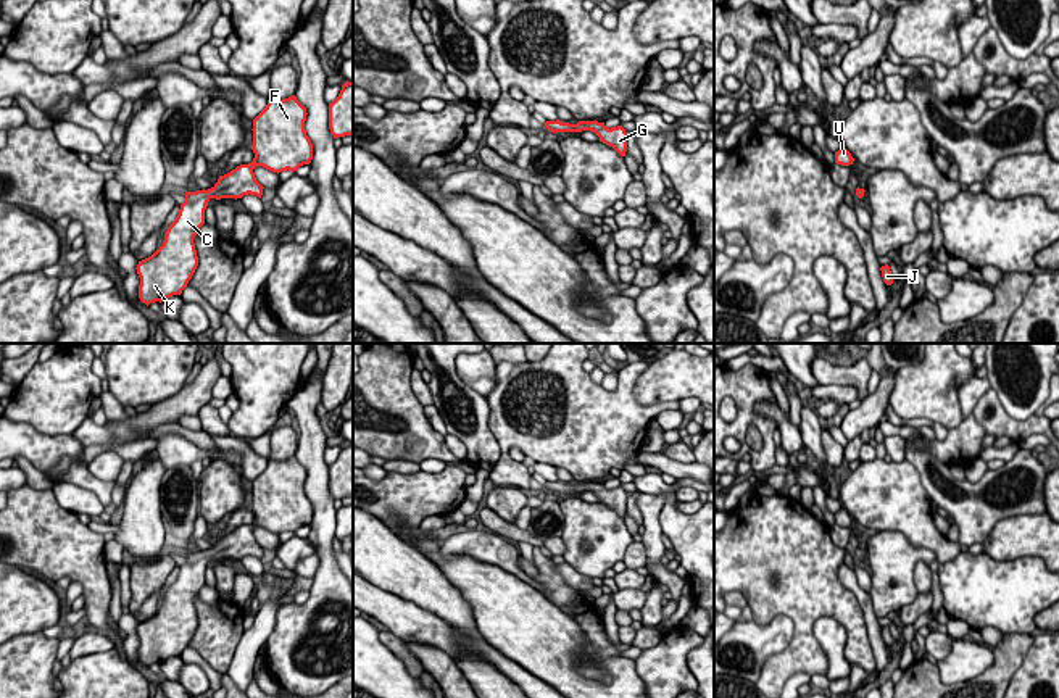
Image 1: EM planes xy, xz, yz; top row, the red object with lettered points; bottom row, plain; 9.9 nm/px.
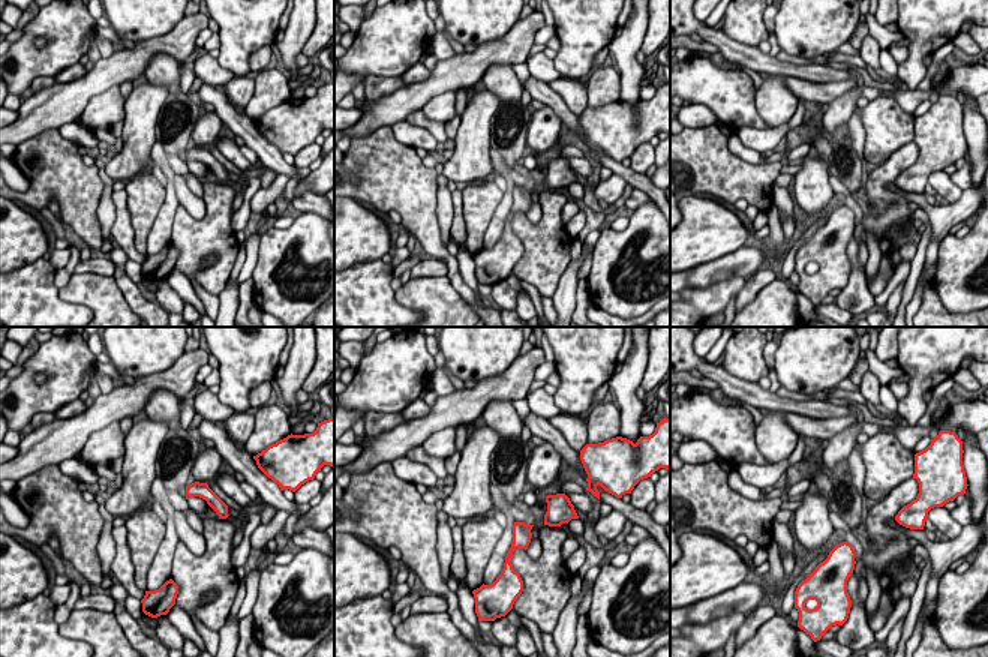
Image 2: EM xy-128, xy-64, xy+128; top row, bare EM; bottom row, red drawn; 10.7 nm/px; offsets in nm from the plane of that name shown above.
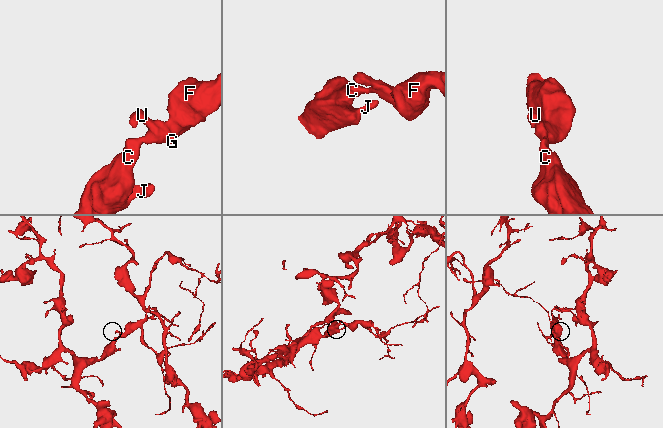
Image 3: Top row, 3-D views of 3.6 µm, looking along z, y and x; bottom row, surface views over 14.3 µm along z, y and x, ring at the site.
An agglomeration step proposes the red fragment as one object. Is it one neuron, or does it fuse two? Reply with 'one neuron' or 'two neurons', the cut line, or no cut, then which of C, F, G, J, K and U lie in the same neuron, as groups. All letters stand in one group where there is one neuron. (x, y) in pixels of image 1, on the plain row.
one neuron; no cut; C F G J K U

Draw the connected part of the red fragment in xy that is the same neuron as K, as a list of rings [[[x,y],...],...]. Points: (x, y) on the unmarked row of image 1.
[[[295,456],[268,461],[266,469],[253,480],[253,522],[219,537],[208,551],[185,553],[185,563],[168,588],[163,606],[135,629],[142,664],[161,664],[187,648],[198,627],[193,598],[205,585],[205,571],[211,559],[237,561],[248,555],[261,559],[264,548],[255,538],[256,527],[279,535],[311,524],[313,505],[305,492],[306,476]]]

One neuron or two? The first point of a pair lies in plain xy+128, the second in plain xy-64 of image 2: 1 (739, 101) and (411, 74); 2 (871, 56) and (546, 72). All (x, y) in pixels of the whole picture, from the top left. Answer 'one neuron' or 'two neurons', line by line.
1: two neurons
2: one neuron

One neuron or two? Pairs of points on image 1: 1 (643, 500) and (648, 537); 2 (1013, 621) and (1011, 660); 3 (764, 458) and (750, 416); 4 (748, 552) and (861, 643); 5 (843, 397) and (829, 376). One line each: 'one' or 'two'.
1: one
2: two
3: one
4: one
5: two

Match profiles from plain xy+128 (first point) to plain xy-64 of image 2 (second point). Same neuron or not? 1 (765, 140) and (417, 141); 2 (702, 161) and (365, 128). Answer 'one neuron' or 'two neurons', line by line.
1: one neuron
2: two neurons

